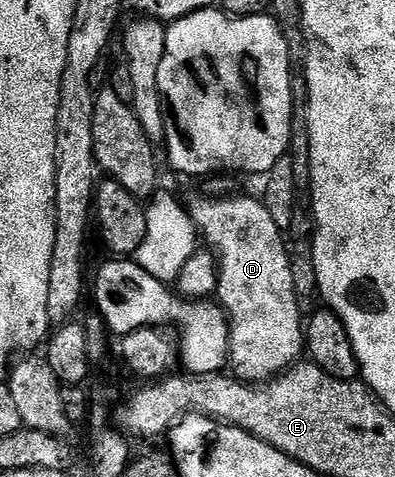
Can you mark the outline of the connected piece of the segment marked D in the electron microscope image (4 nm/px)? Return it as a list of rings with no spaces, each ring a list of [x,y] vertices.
[[[205,197],[188,203],[190,219],[198,228],[205,246],[213,251],[218,261],[217,302],[230,320],[230,354],[228,367],[233,378],[255,385],[290,370],[304,355],[304,314],[292,285],[292,265],[288,243],[282,240],[283,228],[272,221],[272,213],[261,198],[234,199],[235,197]]]

